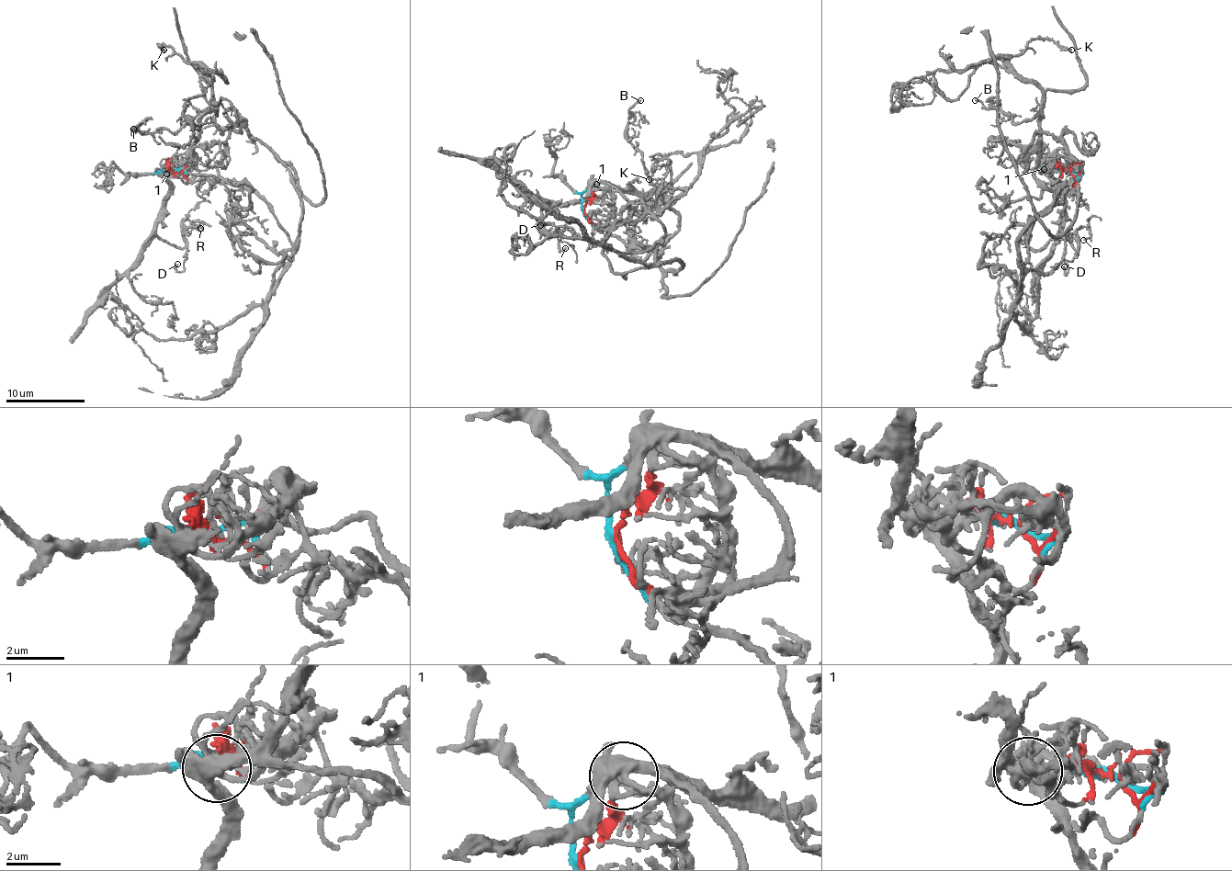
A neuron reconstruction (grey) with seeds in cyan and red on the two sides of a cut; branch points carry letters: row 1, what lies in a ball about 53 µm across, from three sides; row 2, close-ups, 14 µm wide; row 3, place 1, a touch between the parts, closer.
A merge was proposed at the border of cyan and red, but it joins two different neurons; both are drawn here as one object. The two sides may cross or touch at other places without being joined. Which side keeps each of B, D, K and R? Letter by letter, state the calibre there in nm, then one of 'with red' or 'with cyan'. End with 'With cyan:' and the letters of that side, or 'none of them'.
B: 200 nm thick; with cyan
D: 200 nm thick; with cyan
K: 240 nm thick; with cyan
R: 100 nm thick; with cyan
With cyan: B, D, K, R

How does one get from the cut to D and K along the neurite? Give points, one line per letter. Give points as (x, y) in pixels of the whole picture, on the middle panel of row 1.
D: (584, 209), (582, 194), (588, 192), (576, 200), (544, 204), (546, 236), (547, 231), (536, 226), (541, 225)
K: (584, 209), (582, 194), (603, 183), (680, 195), (695, 180), (696, 152), (672, 152), (649, 180)

